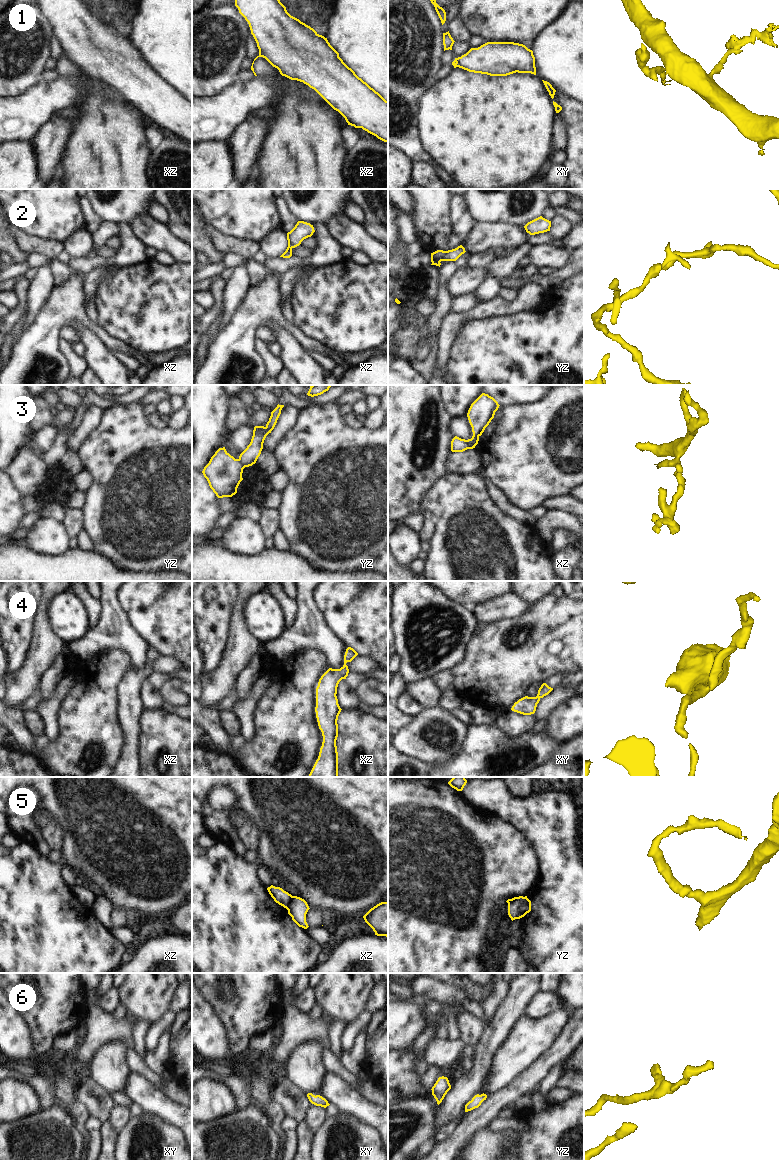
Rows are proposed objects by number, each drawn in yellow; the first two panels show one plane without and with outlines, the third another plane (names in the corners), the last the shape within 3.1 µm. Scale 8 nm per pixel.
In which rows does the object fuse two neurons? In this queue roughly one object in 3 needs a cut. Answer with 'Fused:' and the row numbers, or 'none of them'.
Fused: 1, 3, 5.

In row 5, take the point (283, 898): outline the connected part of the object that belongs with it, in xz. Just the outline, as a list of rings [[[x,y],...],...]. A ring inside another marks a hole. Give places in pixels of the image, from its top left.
[[[273,885],[268,887],[267,890],[276,903],[287,909],[292,898],[291,894],[284,891],[282,888]]]

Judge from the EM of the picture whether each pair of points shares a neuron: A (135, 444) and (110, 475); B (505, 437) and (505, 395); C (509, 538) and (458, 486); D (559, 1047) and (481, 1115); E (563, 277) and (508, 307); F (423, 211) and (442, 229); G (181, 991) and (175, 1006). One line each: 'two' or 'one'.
A: one
B: two
C: one
D: one
E: two
F: one
G: one

